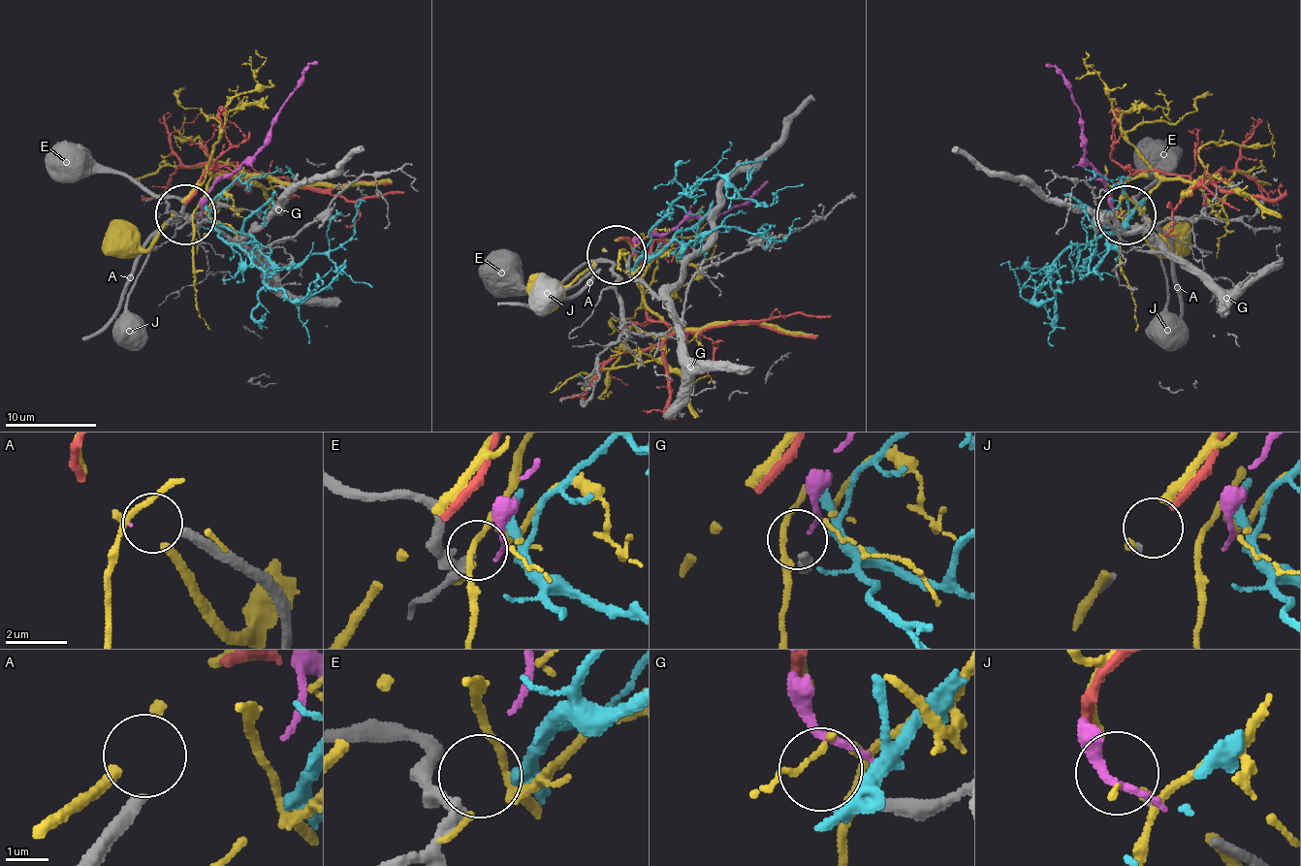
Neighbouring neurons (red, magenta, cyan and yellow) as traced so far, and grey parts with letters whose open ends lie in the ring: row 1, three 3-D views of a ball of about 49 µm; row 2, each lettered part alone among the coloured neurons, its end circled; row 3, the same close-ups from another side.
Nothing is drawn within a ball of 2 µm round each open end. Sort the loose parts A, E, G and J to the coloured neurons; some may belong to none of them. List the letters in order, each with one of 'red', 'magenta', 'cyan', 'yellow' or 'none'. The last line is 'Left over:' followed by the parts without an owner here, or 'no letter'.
A: none
E: cyan
G: none
J: red
Left over: A, G

